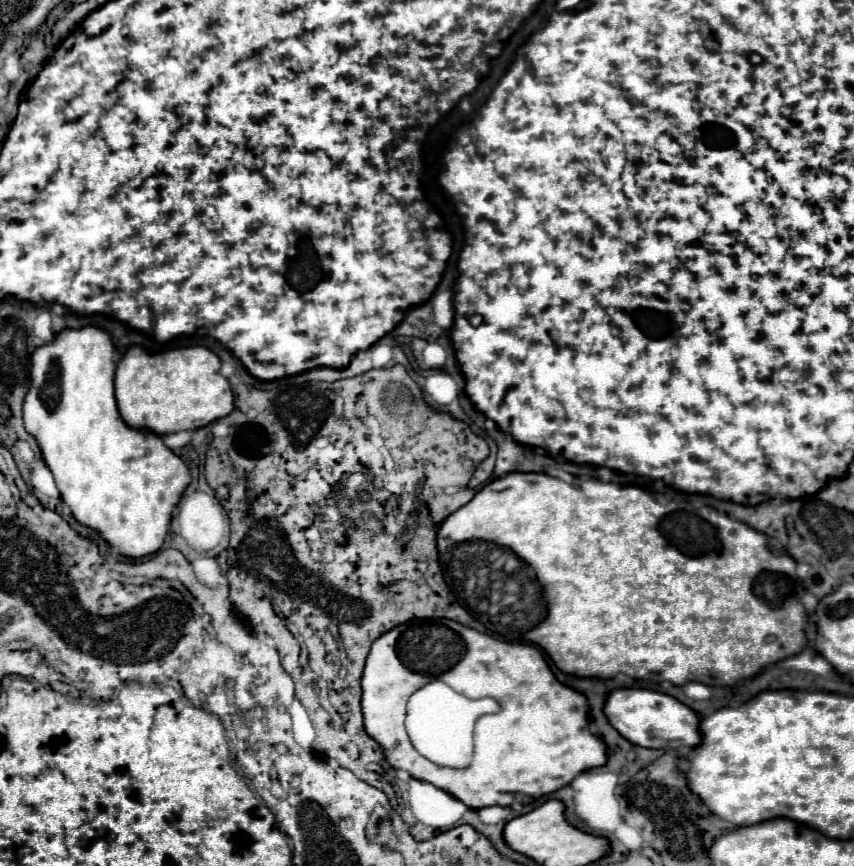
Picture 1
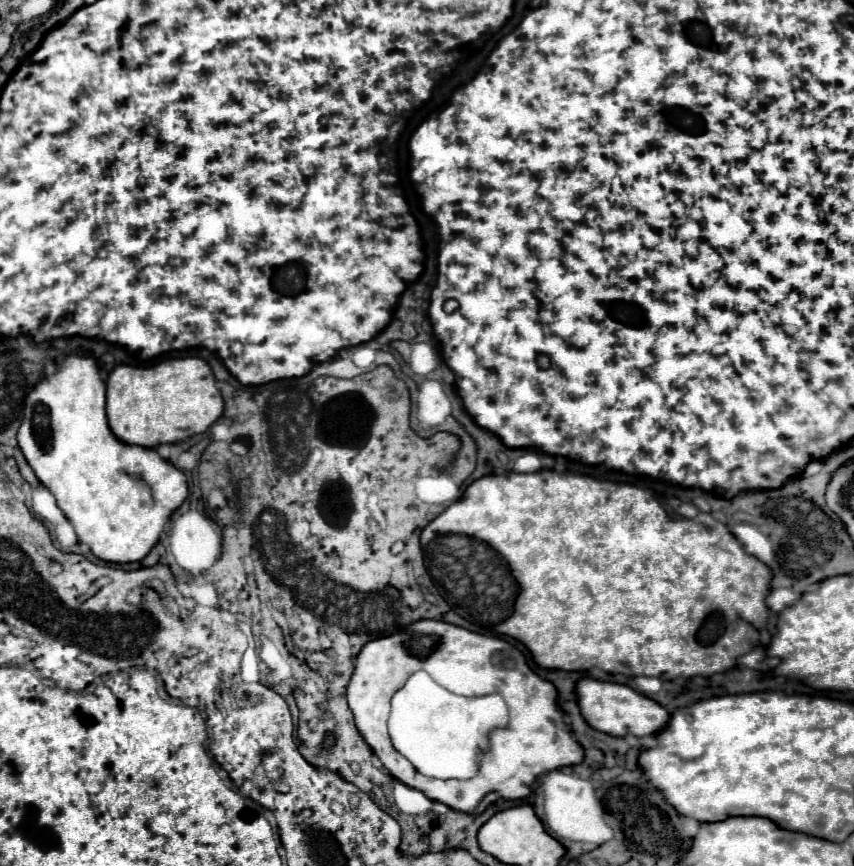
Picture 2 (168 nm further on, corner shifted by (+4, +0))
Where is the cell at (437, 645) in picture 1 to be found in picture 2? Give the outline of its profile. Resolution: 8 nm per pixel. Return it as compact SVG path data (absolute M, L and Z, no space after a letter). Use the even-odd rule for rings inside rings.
M416 621L402 633L394 633L394 635L388 635L388 637L368 641L358 653L356 667L354 667L352 679L348 683L348 705L354 713L356 727L358 727L360 735L372 747L374 755L382 761L382 765L390 771L390 775L394 779L398 779L400 783L404 783L412 789L422 791L432 801L444 803L444 805L448 805L456 811L464 811L464 813L482 813L490 803L494 803L500 797L502 799L524 799L524 797L530 795L532 785L540 775L544 775L548 771L556 771L556 769L566 767L566 765L578 765L584 757L582 747L578 745L578 741L570 733L568 725L564 723L564 713L560 711L560 707L556 703L554 685L550 681L540 679L526 665L524 655L514 645L510 645L508 641L504 641L500 636L468 631L464 627L450 625L446 621ZM420 669L434 675L434 681L438 685L442 685L444 689L448 689L456 695L480 697L480 695L488 695L488 693L498 693L498 695L504 697L504 701L508 705L510 723L508 723L506 729L496 729L496 731L490 733L490 751L480 759L480 771L472 779L442 781L442 779L426 777L426 775L414 771L412 763L406 757L402 757L390 743L388 729L386 729L386 721L388 721L388 715L390 715L388 713L390 711L390 699L406 683L406 679L412 673L420 671Z

